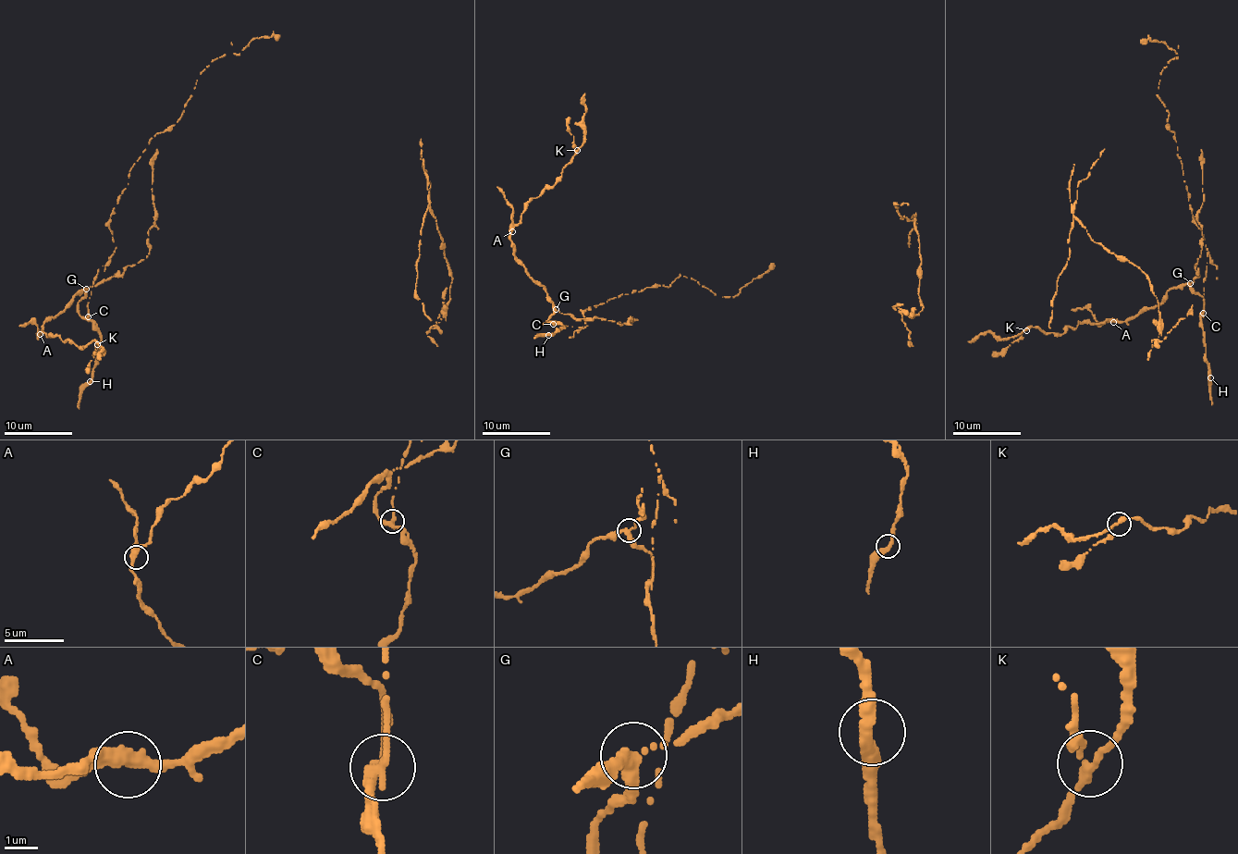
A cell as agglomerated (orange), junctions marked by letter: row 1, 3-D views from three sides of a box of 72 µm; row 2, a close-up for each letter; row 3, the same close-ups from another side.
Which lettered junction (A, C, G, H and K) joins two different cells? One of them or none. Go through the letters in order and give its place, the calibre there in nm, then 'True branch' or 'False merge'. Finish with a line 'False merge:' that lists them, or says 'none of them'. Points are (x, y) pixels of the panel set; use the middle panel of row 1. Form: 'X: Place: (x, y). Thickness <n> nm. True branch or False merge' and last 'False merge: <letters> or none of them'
A: Place: (512, 231). Thickness 320 nm. True branch
C: Place: (553, 324). Thickness 320 nm. False merge
G: Place: (556, 309). Thickness 280 nm. True branch
H: Place: (548, 335). Thickness 360 nm. True branch
K: Place: (577, 150). Thickness 240 nm. True branch
False merge: C

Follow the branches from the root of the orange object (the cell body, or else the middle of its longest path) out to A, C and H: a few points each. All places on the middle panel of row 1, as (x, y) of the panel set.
A: (680, 276), (668, 288), (585, 308), (588, 326), (580, 330), (543, 323), (552, 301), (515, 256), (512, 231)
C: (680, 276), (668, 288), (648, 287), (585, 308), (582, 316), (588, 326), (580, 330), (560, 323), (553, 325)
H: (680, 276), (668, 288), (590, 306), (588, 326), (556, 323), (564, 327), (548, 335)

